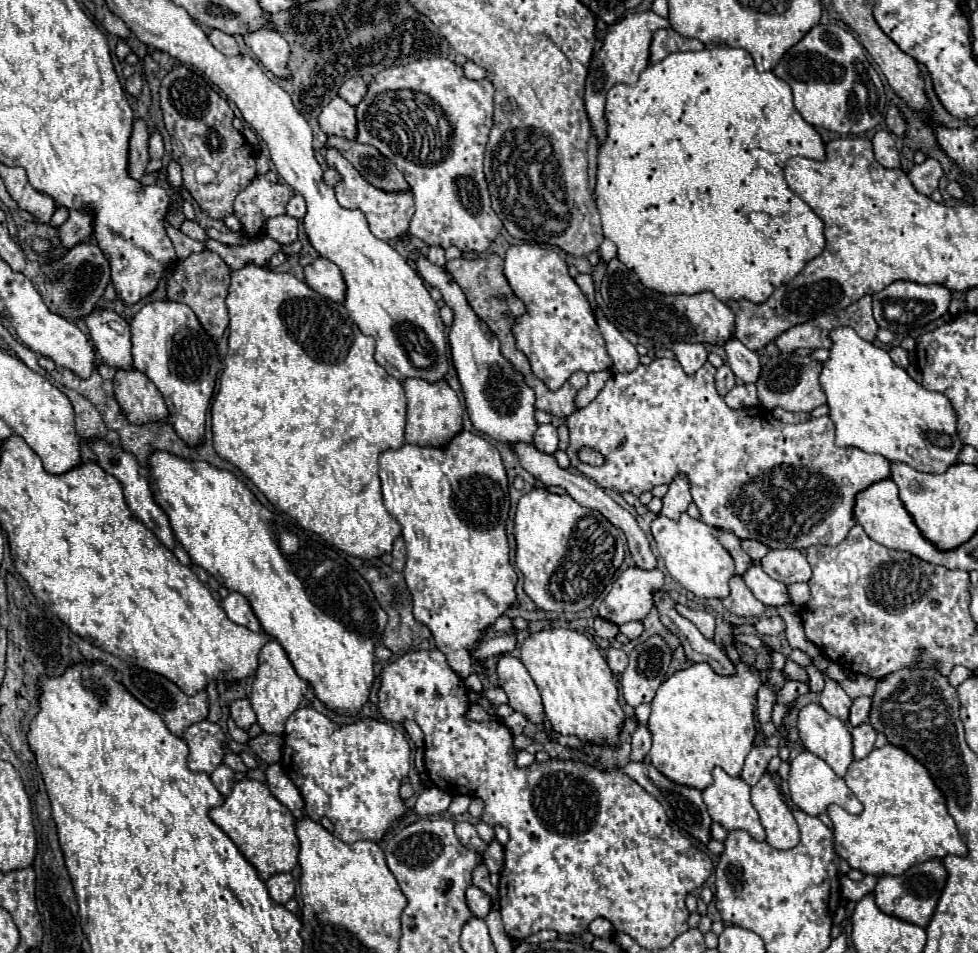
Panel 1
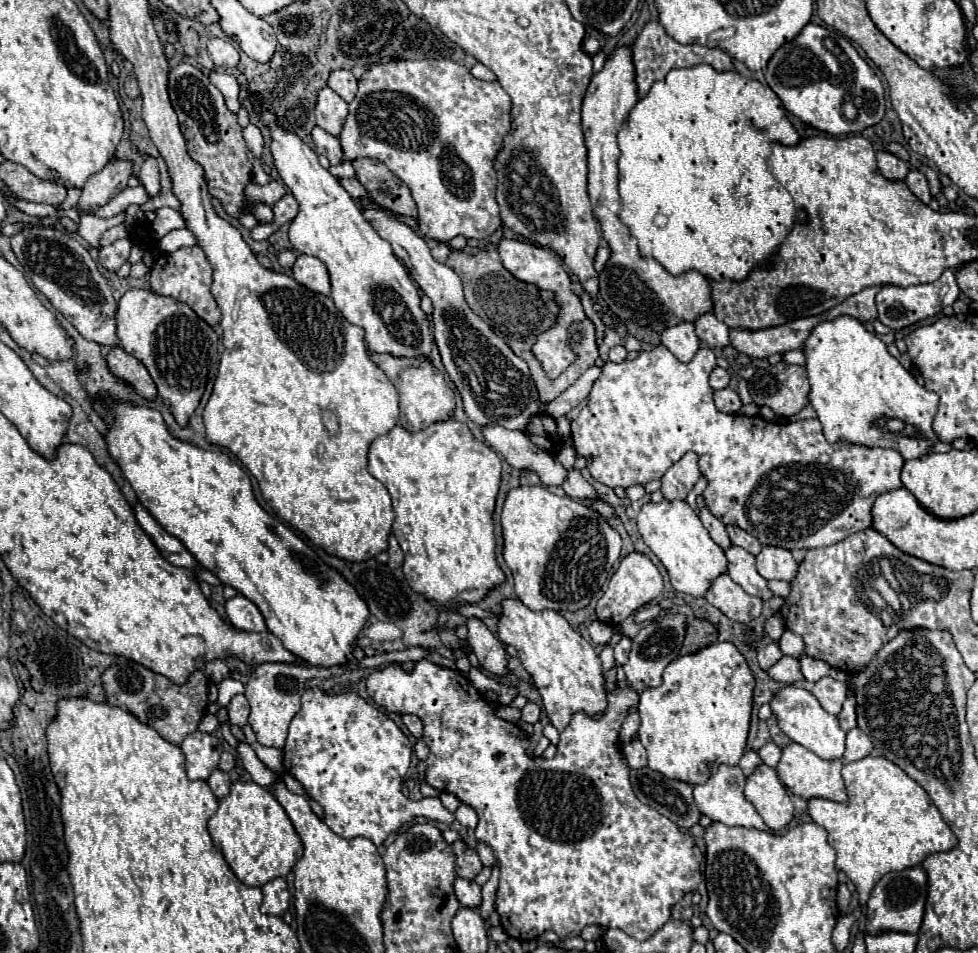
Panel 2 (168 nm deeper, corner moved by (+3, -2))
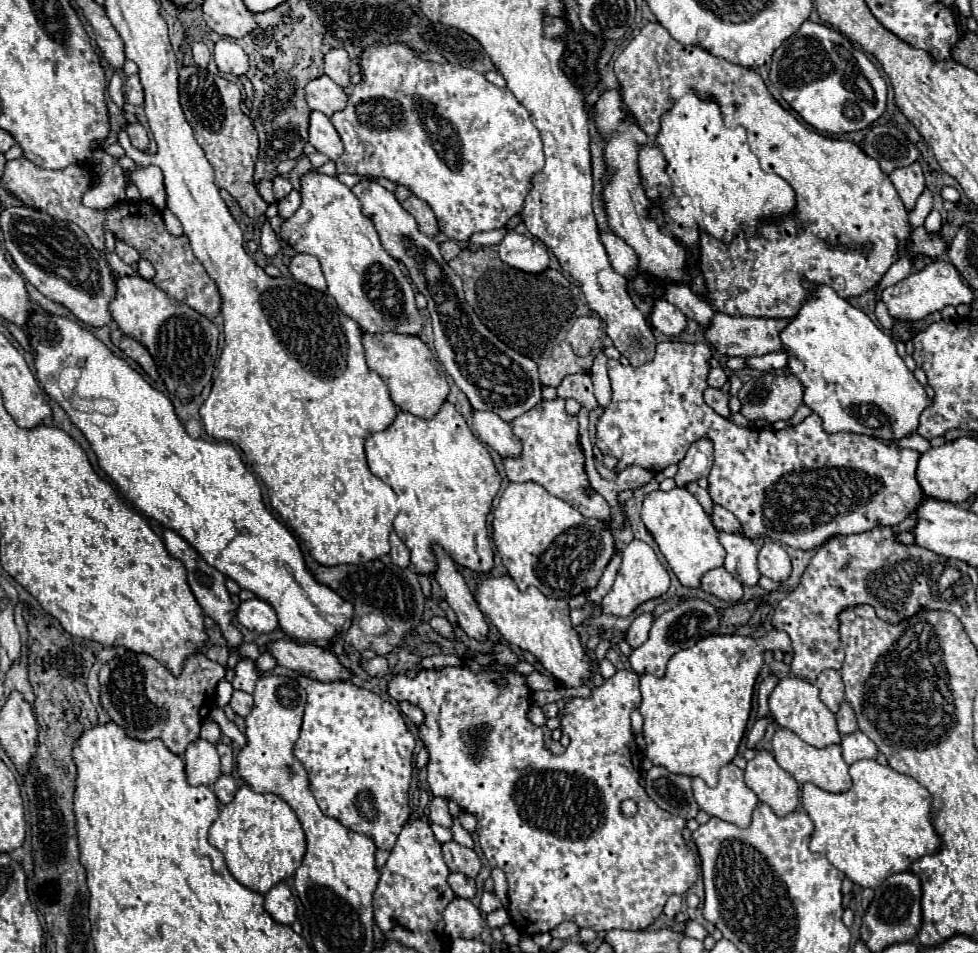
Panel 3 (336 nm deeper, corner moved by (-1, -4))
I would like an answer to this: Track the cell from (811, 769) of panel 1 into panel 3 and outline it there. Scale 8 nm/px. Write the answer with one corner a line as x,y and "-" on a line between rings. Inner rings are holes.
777,729
777,733
773,735
773,755
775,755
775,761
799,783
799,785
805,785
805,783
813,783
817,785
819,789
823,791
829,791
829,793
845,793
851,789
851,777
847,773
847,763
843,761
841,757
841,747
839,745
831,745
831,747
825,747
825,749
817,749
817,747
811,747
807,745
805,741
801,741
793,731
787,731
787,729

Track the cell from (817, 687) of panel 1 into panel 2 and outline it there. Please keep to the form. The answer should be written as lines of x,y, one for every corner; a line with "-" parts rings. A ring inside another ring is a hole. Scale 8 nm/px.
783,655
769,671
767,671
775,681
779,683
785,683
785,685
791,685
791,683
797,683
803,679
803,673
799,669
799,661
795,657
787,657

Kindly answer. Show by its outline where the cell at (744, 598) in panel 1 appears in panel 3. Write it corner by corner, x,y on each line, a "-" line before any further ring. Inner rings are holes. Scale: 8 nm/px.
723,567
707,571
707,575
701,579
701,589
727,603
739,603
743,599
743,585

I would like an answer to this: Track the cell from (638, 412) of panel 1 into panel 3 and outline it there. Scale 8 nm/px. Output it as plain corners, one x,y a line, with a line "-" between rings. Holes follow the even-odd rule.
669,339
659,343
655,349
655,359
641,367
623,367
619,361
609,359
607,369
611,379
611,403
603,409
603,415
597,421
595,445
603,455
617,459
617,467
613,469
615,473
621,473
633,465
659,473
669,465
677,465
691,443
709,439
715,449
715,463
709,473
711,499
729,509
741,521
745,537
753,539
761,535
793,549
817,549
837,535
863,533
881,525
893,527
913,513
913,509
921,503
923,491
915,479
919,451
885,445
867,435
827,435
821,427
819,415
815,413
811,413
799,425
791,425
783,431
739,427
731,419
717,415
703,401
703,391
709,387
707,375
711,369
711,357
713,351
707,343

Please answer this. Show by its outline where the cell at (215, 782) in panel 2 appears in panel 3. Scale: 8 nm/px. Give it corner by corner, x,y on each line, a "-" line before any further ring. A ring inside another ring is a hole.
221,775
217,779
217,783
213,785
213,791
215,791
215,795
217,795
217,799
221,803
231,803
231,799
237,793
237,783
235,783
235,779
231,775

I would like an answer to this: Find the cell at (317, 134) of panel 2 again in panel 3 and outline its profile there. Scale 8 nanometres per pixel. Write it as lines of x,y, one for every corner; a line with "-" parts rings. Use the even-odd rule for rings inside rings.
313,111
309,121
309,143
323,155
327,155
331,161
337,161
343,153
343,143
329,121
327,115

